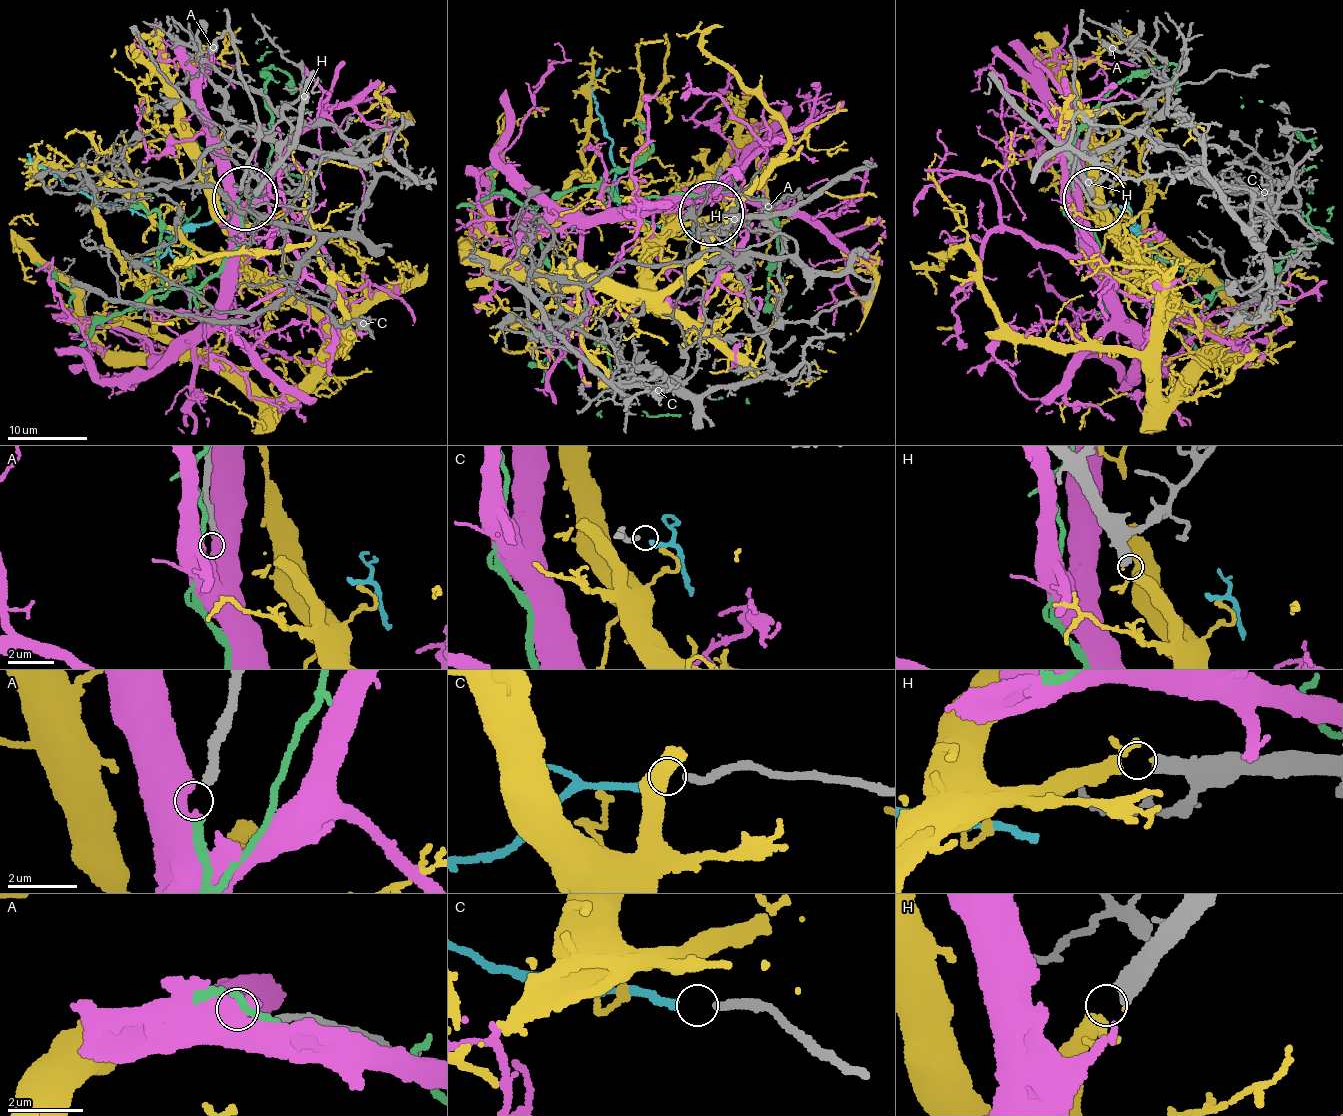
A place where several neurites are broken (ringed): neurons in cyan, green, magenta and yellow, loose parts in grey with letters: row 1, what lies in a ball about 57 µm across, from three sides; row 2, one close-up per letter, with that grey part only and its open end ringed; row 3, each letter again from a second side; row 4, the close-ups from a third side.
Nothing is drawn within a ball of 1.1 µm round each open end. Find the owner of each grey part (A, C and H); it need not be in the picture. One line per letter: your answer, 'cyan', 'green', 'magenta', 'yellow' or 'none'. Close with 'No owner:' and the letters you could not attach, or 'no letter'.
A: green
C: cyan
H: yellow
No owner: no letter

